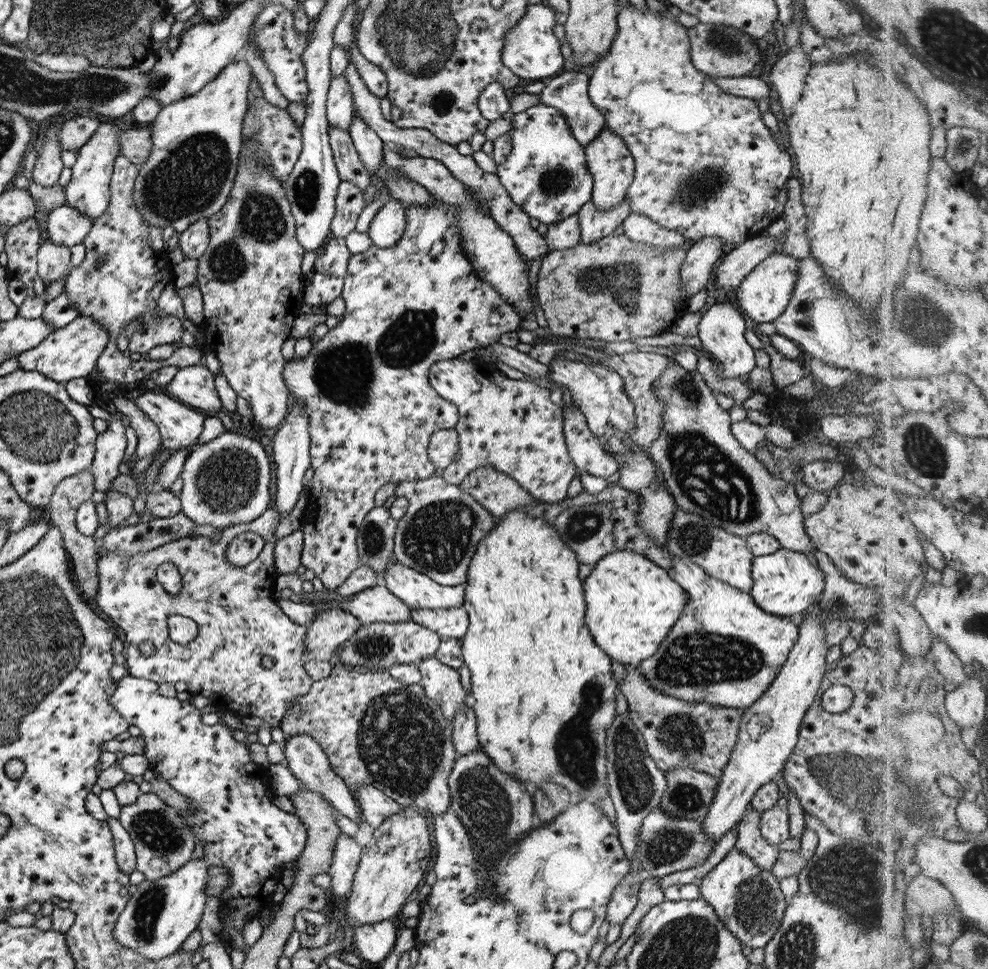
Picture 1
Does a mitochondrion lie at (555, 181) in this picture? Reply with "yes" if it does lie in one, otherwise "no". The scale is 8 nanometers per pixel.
yes

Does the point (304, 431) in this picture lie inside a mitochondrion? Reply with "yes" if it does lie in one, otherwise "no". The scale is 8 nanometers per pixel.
no

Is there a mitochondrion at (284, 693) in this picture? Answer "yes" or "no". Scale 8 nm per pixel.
no

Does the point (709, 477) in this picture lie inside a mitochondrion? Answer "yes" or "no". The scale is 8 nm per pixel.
yes

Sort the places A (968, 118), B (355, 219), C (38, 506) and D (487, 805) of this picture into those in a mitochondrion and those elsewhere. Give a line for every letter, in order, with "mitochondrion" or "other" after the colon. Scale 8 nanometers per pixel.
A: other
B: other
C: other
D: mitochondrion

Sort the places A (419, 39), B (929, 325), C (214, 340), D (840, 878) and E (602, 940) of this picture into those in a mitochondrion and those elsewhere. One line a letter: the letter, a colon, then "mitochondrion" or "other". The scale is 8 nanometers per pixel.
A: mitochondrion
B: mitochondrion
C: other
D: mitochondrion
E: other

